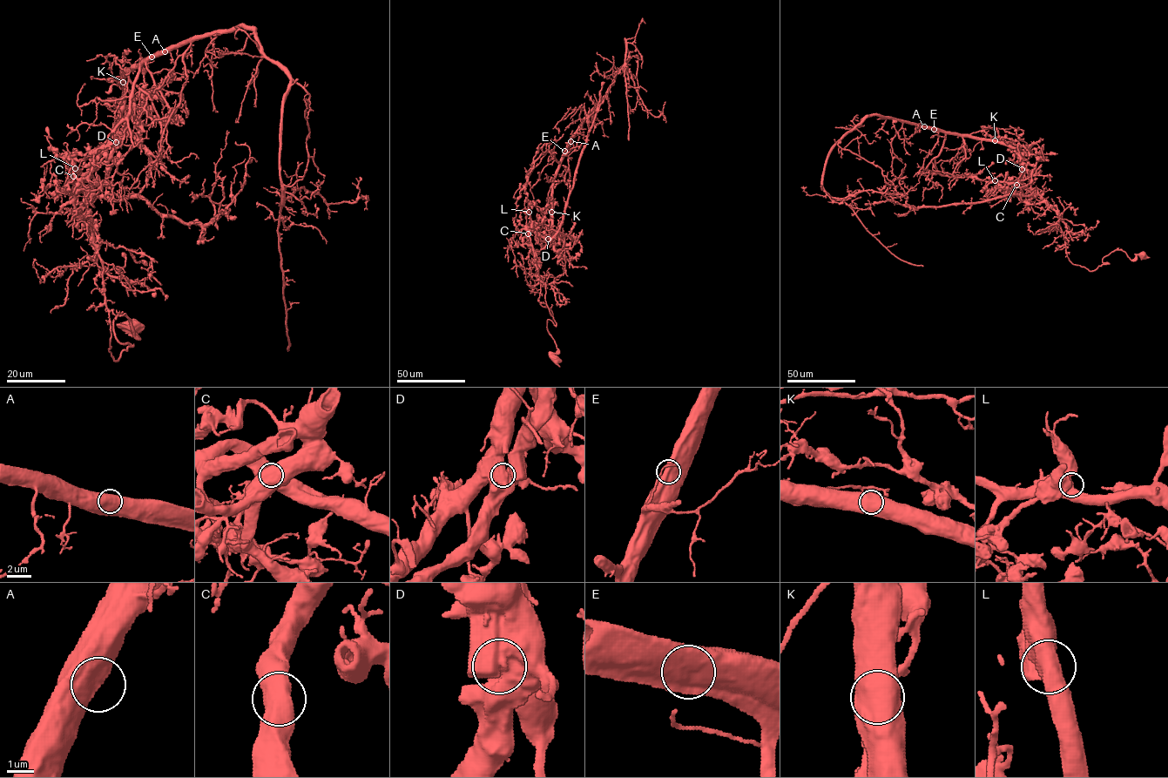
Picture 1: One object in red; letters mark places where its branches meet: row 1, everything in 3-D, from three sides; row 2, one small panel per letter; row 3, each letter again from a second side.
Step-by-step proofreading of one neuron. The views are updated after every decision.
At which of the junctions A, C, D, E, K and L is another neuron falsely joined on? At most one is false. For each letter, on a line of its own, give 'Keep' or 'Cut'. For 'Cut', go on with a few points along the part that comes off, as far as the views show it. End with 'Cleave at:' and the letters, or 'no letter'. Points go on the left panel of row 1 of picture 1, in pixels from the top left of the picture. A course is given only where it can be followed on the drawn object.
A: Keep
C: Keep
D: Cut. Course of the part to remove: (116, 142), (98, 166), (75, 171), (79, 188), (141, 197), (206, 225), (242, 186), (250, 153), (235, 141)
E: Keep
K: Keep
L: Keep
Cleave at: D

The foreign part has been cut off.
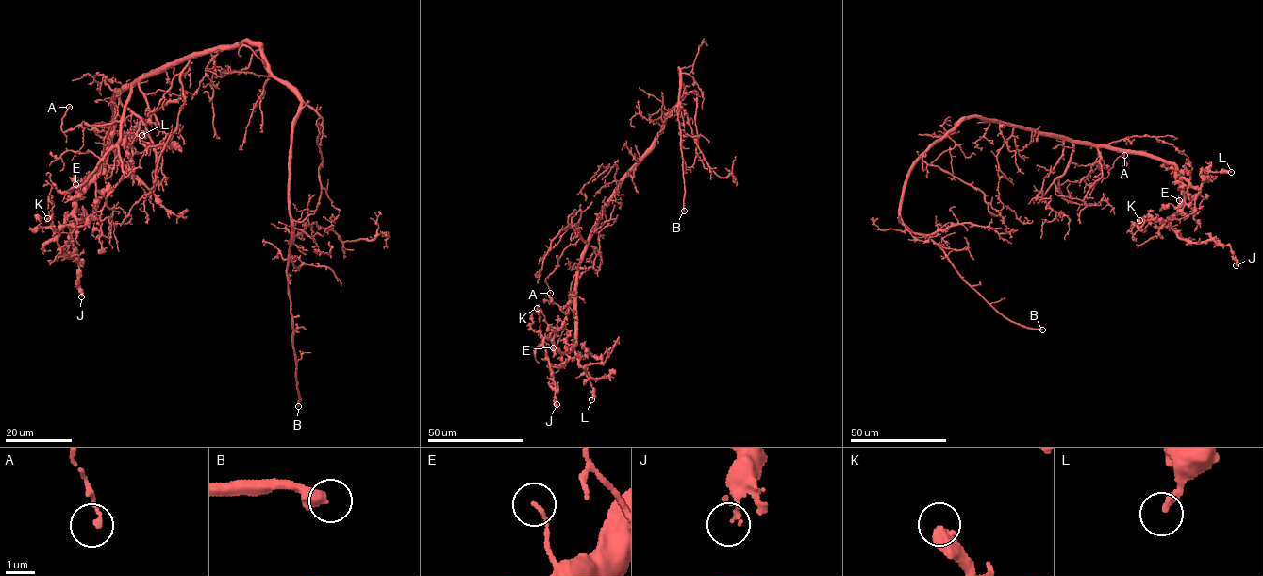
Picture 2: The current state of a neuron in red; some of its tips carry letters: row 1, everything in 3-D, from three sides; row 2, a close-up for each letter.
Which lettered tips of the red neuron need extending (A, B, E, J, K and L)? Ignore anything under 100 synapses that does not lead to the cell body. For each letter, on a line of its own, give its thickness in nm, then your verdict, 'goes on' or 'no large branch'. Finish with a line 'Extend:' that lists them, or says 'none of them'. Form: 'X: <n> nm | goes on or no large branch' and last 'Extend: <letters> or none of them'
A: 160 nm | no large branch
B: 460 nm | goes on
E: 120 nm | no large branch
J: 70 nm | no large branch
K: 500 nm | no large branch
L: 280 nm | no large branch
Extend: B

